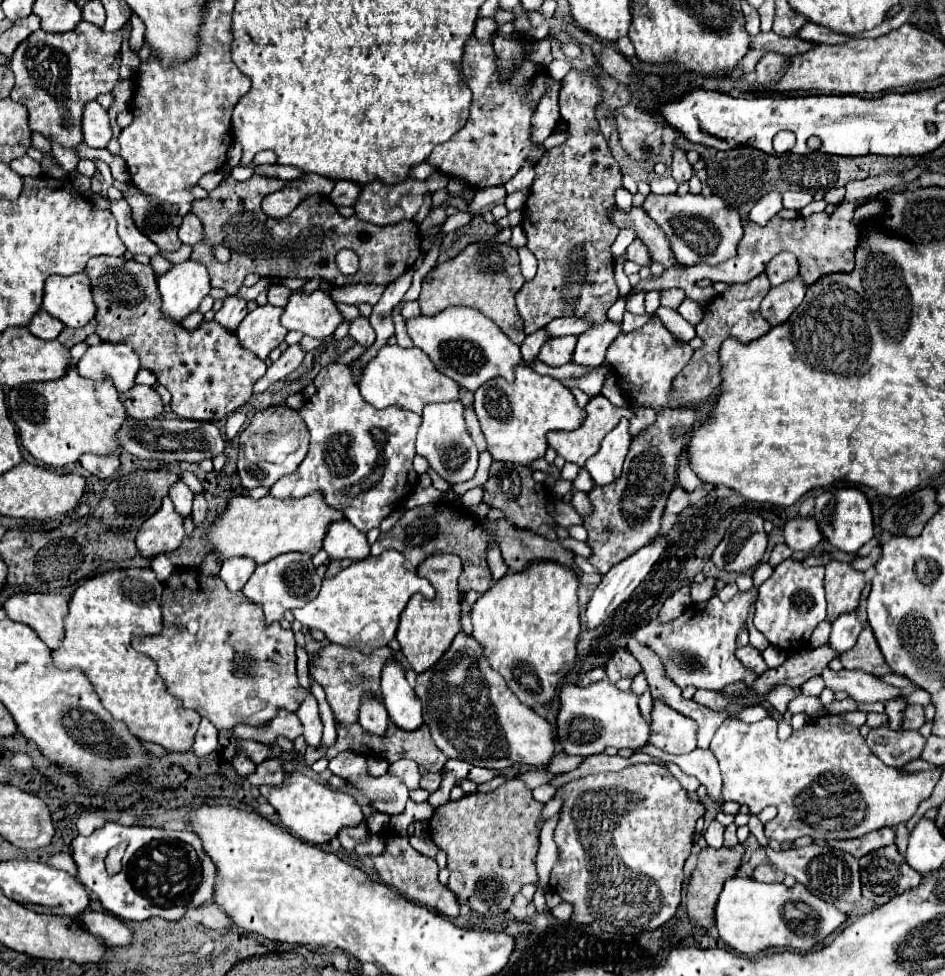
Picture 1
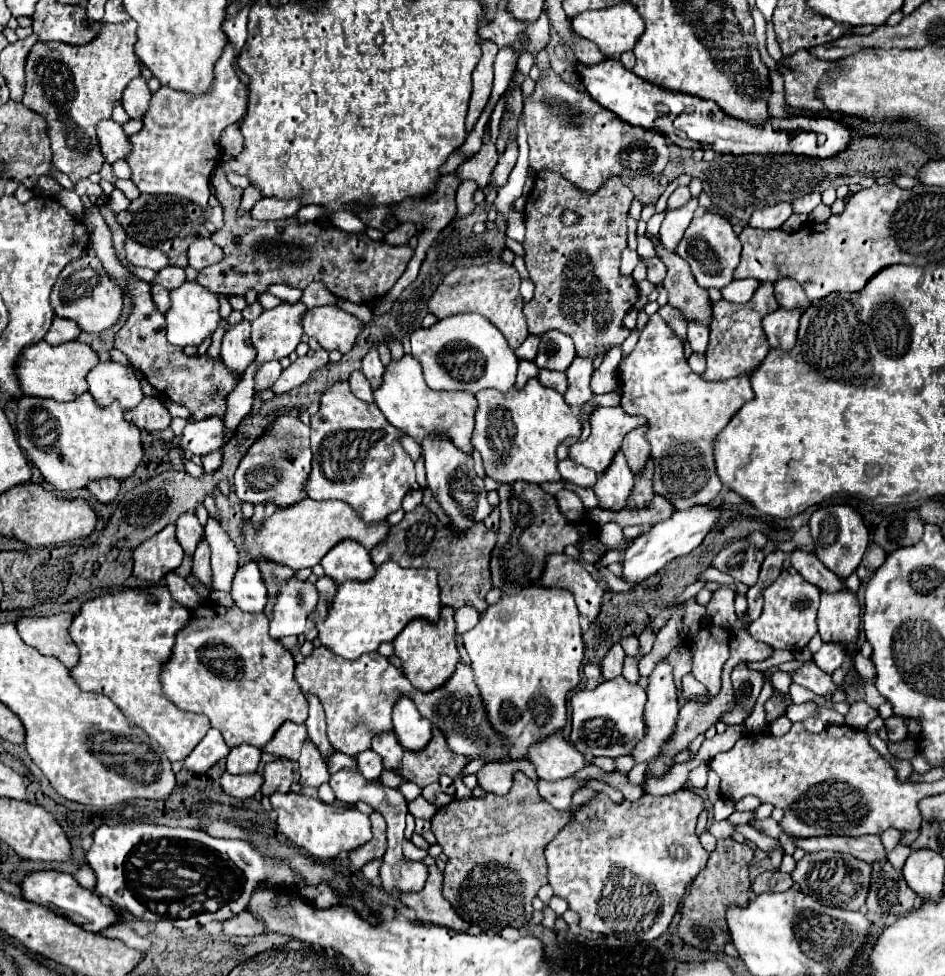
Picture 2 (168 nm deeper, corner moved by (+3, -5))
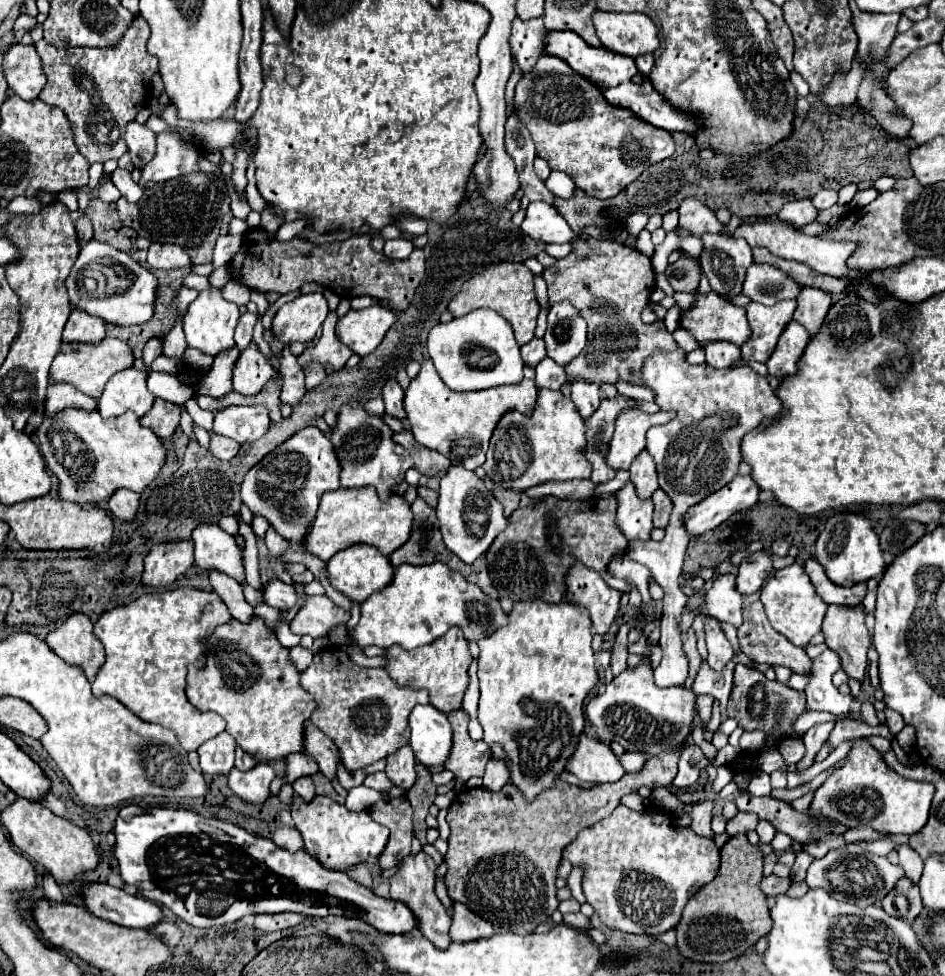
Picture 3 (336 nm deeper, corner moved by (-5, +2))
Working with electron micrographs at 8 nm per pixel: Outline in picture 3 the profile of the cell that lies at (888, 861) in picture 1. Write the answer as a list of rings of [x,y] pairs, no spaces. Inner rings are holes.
[[[906,877],[898,881],[898,885],[884,897],[882,907],[888,915],[904,919],[904,921],[914,921],[922,913],[922,899],[920,899],[920,889],[912,885]]]

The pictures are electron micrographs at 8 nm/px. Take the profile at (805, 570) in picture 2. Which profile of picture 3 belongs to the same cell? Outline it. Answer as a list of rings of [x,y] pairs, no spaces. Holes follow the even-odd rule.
[[[808,559],[806,561],[806,571],[812,579],[812,585],[816,587],[818,595],[824,599],[824,603],[828,605],[840,605],[840,607],[856,607],[864,601],[866,597],[866,583],[858,583],[850,589],[846,587],[838,587],[832,581],[828,581],[824,569],[820,567],[820,563],[816,559]]]

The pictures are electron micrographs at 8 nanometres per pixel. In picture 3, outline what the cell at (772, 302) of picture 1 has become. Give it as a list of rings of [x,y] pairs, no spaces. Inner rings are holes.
[[[790,321],[788,327],[784,329],[784,333],[780,335],[780,341],[778,341],[772,357],[766,361],[768,375],[778,377],[778,379],[794,375],[794,371],[798,371],[798,361],[806,349],[808,341],[810,341],[808,331],[804,331],[804,327],[800,327],[800,323]]]

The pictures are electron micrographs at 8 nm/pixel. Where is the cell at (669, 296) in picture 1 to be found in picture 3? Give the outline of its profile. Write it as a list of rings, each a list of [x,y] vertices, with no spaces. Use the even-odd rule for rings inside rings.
[[[678,327],[678,329],[674,331],[674,341],[676,341],[676,343],[678,343],[678,347],[680,347],[680,349],[684,349],[686,353],[690,353],[690,351],[698,349],[696,339],[694,339],[688,331],[684,331],[682,327]]]

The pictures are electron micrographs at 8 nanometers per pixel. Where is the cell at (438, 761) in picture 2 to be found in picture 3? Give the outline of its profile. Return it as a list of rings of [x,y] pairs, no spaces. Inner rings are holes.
[[[458,709],[458,711],[452,711],[448,717],[454,729],[454,745],[452,745],[450,759],[444,763],[444,767],[456,775],[458,789],[454,789],[454,793],[458,793],[460,787],[464,787],[470,777],[484,775],[484,767],[490,761],[492,753],[488,751],[488,745],[484,741],[470,739],[468,735],[470,717],[466,711]]]

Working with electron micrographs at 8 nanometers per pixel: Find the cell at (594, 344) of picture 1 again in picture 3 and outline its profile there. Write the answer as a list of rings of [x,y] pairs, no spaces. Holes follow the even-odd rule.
[[[576,381],[570,385],[570,397],[578,409],[578,413],[588,419],[598,403],[600,403],[600,391],[598,391],[598,385],[594,383],[584,383],[584,381]]]

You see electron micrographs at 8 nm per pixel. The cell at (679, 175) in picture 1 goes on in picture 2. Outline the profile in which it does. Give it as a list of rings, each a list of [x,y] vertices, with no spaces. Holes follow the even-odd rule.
[[[678,186],[678,188],[672,192],[672,196],[668,198],[668,208],[670,208],[670,210],[676,210],[676,208],[684,206],[688,200],[690,200],[690,190],[688,190],[688,186]]]

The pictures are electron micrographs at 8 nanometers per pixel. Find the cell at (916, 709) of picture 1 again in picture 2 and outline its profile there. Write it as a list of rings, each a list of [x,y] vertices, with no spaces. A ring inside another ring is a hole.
[[[890,716],[886,718],[886,730],[888,730],[888,740],[890,742],[902,742],[908,736],[908,718],[900,716]]]

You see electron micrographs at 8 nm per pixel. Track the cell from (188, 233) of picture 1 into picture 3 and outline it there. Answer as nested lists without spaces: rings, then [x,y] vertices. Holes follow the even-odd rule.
[[[224,235],[216,241],[216,249],[214,249],[214,267],[222,267],[228,265],[232,261],[232,257],[240,251],[244,243],[244,237],[232,237],[232,235]]]

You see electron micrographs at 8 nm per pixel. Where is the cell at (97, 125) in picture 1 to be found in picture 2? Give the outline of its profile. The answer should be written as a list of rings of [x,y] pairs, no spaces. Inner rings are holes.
[[[100,120],[96,126],[96,134],[100,142],[100,152],[108,164],[126,158],[130,144],[120,124],[116,124],[114,120]]]

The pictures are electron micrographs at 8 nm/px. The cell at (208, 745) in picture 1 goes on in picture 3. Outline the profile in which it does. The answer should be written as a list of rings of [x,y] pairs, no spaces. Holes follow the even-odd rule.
[[[226,731],[206,741],[198,749],[200,769],[210,775],[228,775],[234,769],[234,749],[236,749],[236,741]]]

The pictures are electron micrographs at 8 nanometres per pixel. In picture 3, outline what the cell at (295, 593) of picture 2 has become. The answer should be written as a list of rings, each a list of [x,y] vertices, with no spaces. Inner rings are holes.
[[[312,595],[306,599],[306,605],[298,611],[296,619],[290,623],[292,633],[296,635],[310,635],[314,639],[328,637],[332,629],[340,623],[348,623],[350,611],[336,607],[324,595]]]

